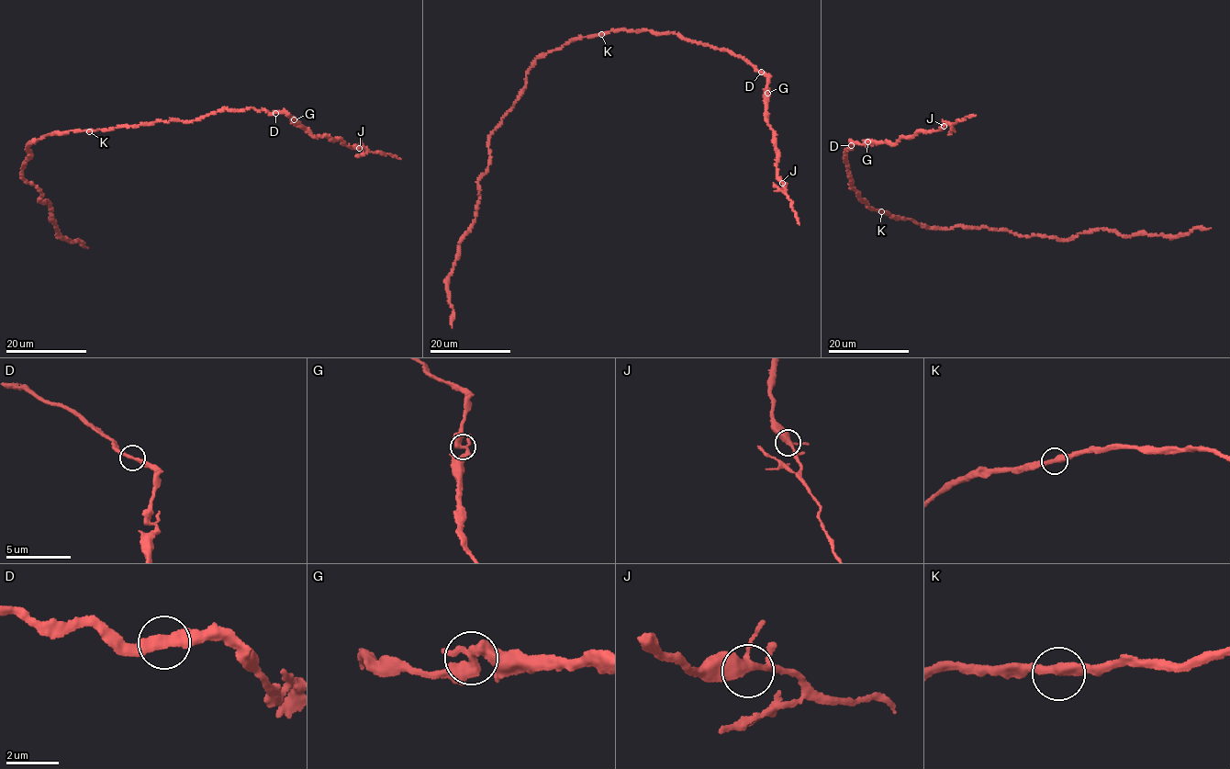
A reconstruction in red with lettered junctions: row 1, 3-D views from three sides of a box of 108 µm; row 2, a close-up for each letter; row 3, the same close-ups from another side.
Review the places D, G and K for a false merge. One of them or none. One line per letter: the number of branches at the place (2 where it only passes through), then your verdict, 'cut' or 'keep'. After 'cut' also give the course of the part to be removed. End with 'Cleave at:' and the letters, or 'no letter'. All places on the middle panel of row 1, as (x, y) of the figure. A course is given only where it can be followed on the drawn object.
D: branches 2; keep
G: branches 3; keep
K: branches 2; keep
Cleave at: no letter

